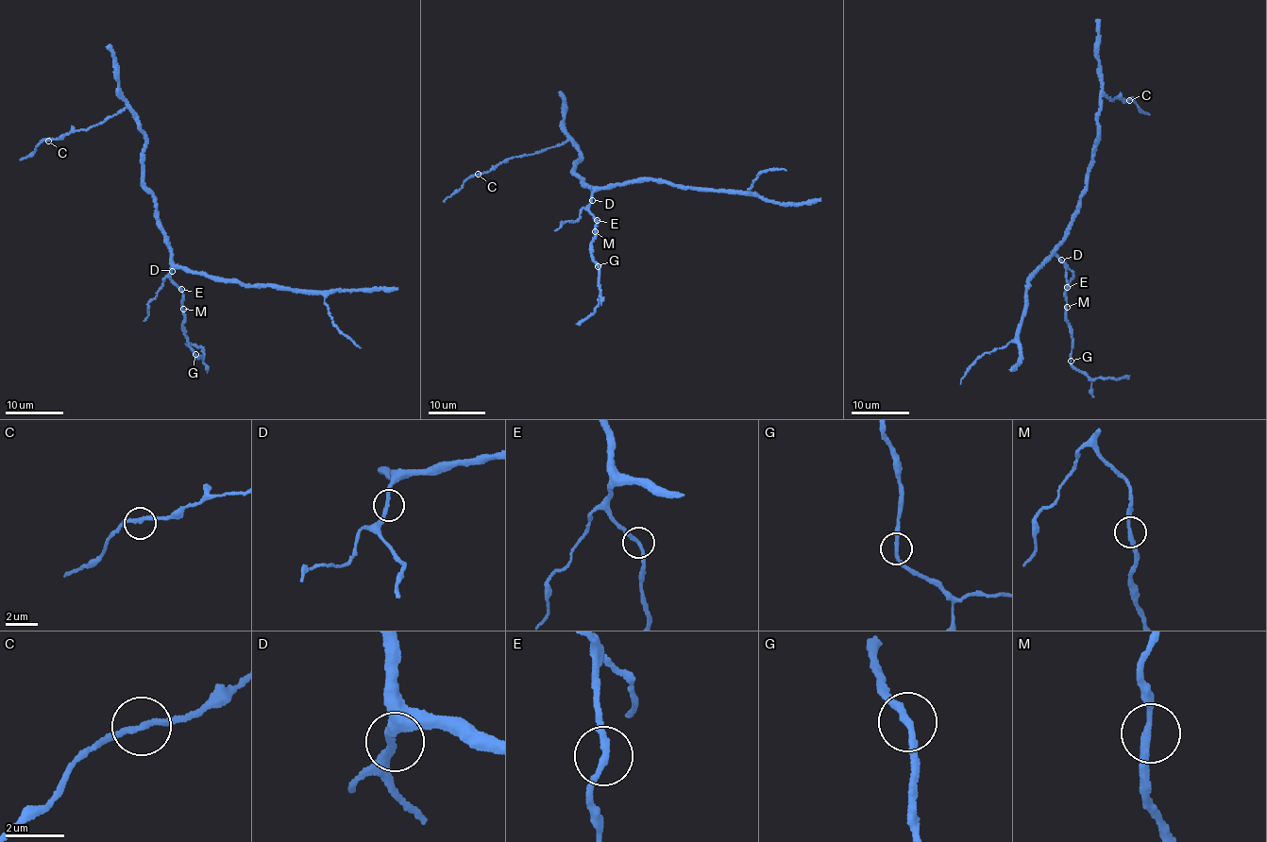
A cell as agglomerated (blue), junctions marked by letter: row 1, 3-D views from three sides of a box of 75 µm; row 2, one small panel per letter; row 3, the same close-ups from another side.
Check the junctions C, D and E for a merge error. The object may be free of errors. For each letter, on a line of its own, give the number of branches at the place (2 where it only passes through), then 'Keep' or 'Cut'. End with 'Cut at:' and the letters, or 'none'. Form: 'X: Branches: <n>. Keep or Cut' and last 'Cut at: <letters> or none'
C: Branches: 2. Keep
D: Branches: 2. Keep
E: Branches: 2. Keep
Cut at: none

